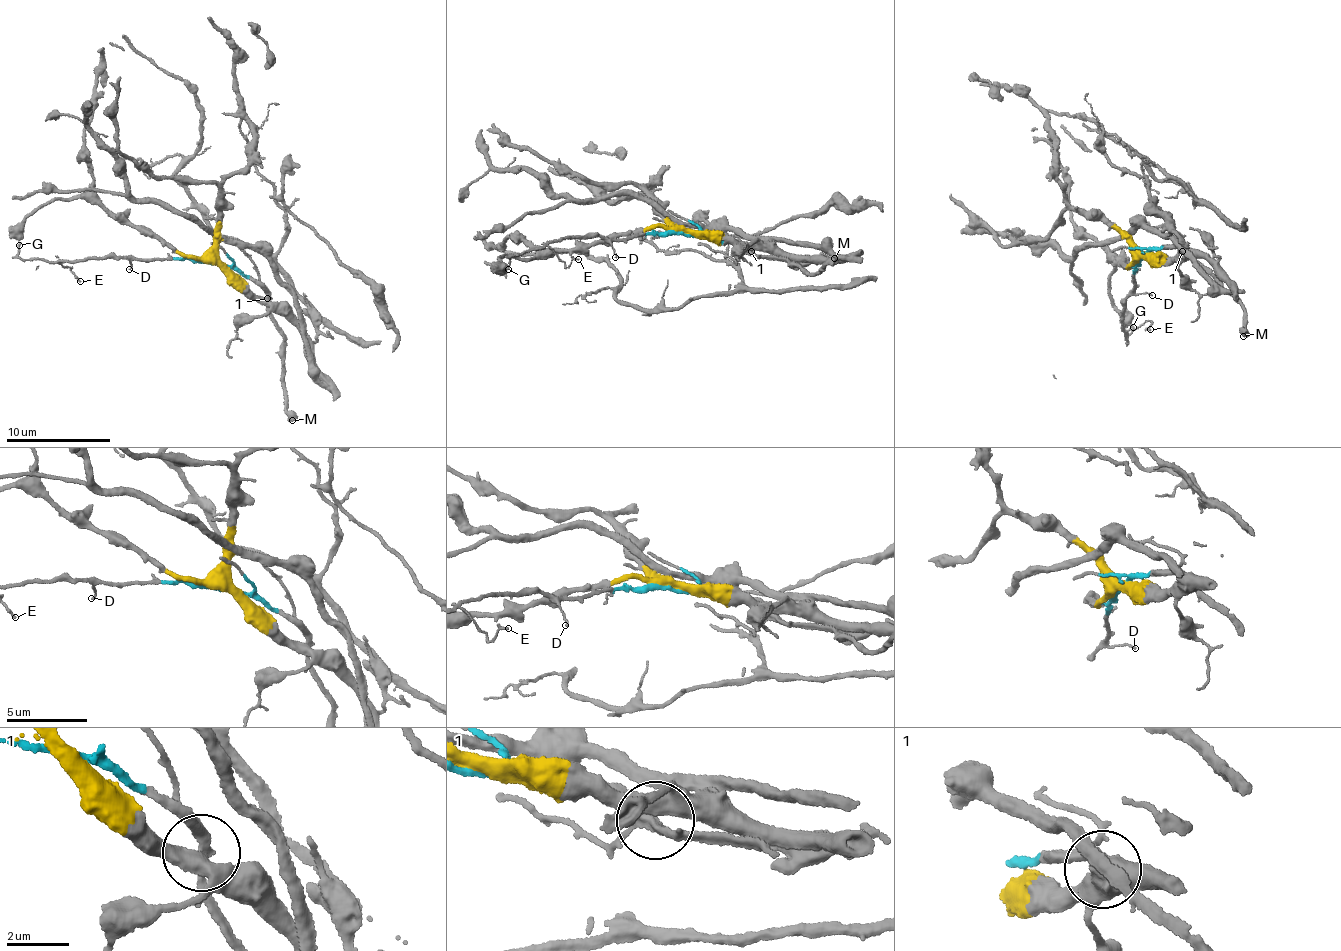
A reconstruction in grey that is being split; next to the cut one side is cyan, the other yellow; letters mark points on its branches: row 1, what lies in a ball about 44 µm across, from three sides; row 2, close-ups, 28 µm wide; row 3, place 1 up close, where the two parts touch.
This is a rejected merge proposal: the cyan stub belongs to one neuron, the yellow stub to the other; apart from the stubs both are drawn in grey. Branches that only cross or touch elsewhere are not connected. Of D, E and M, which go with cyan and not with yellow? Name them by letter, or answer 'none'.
D, E, M

